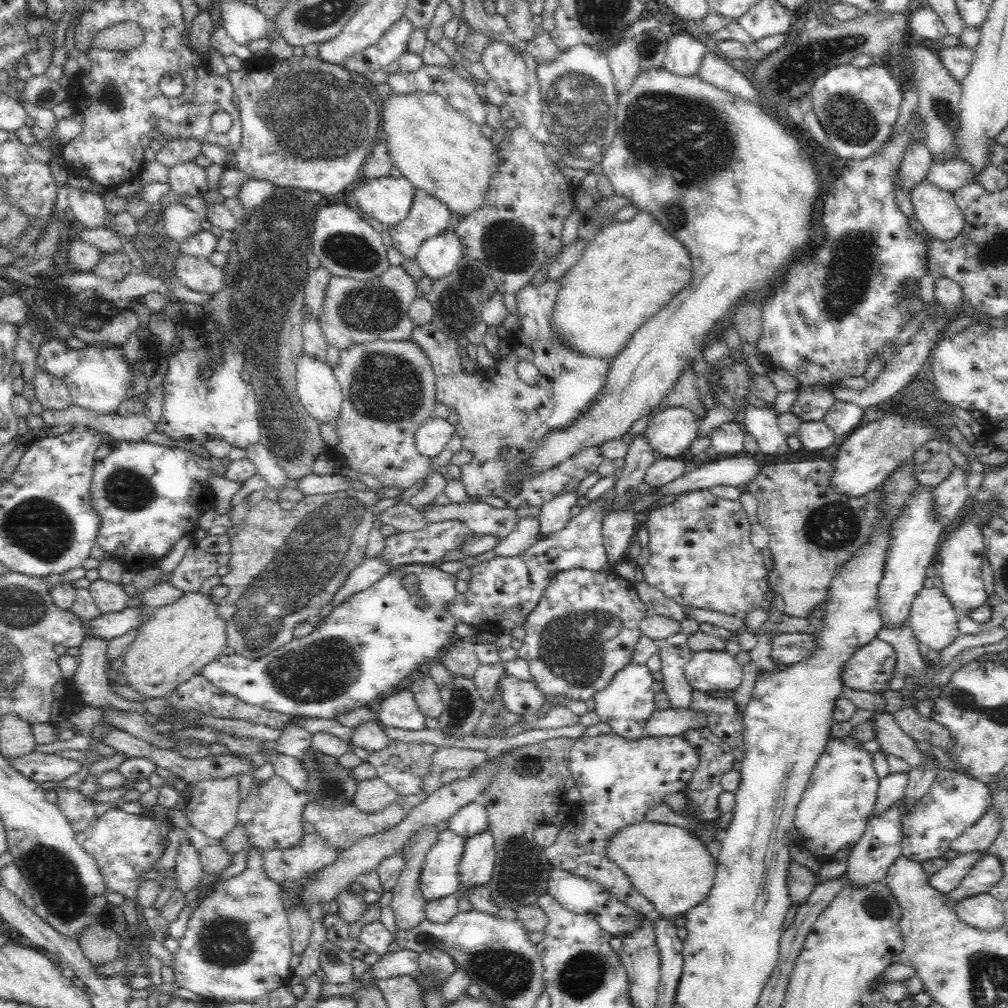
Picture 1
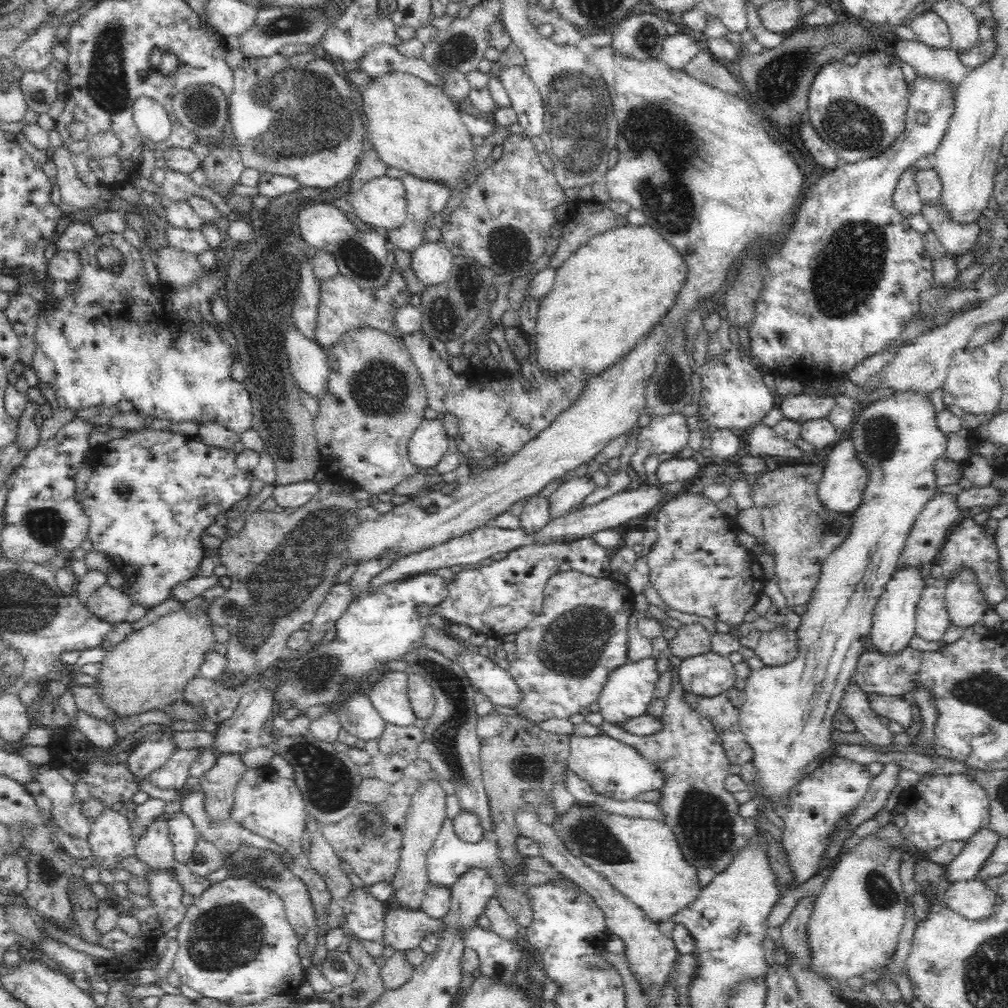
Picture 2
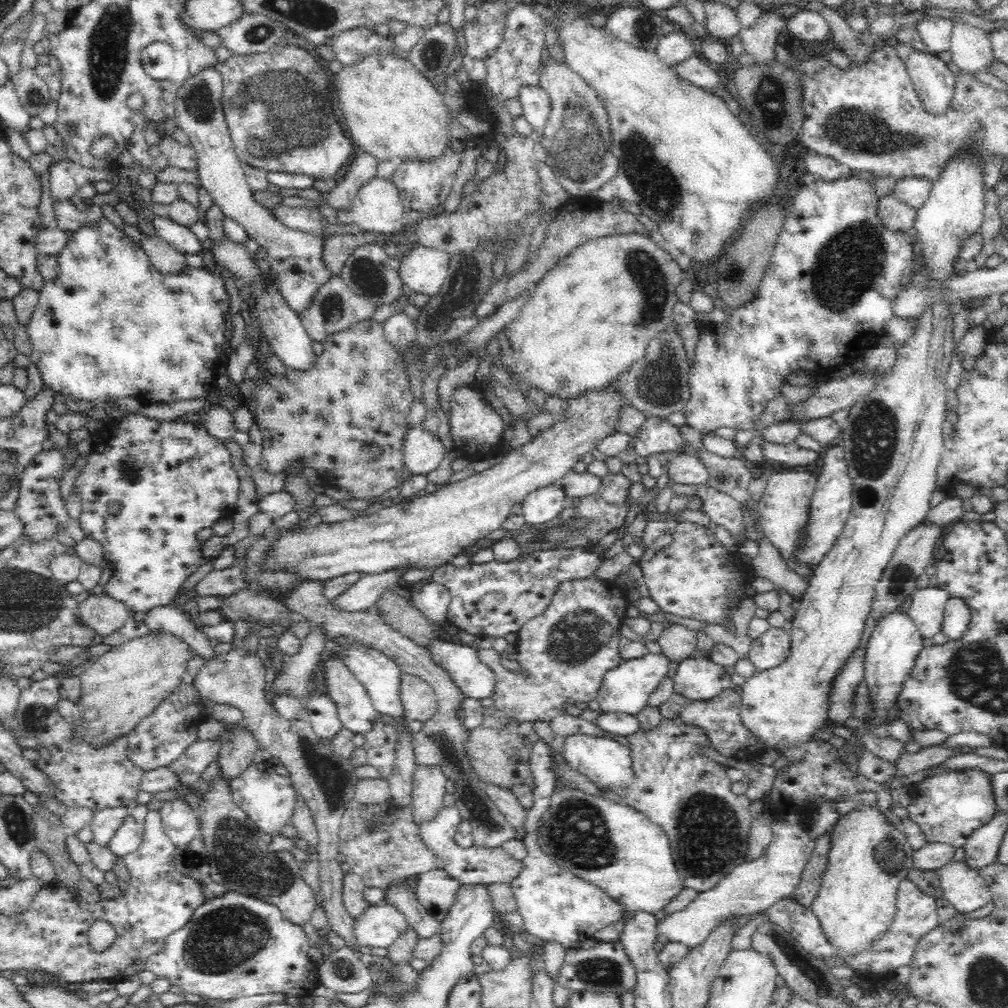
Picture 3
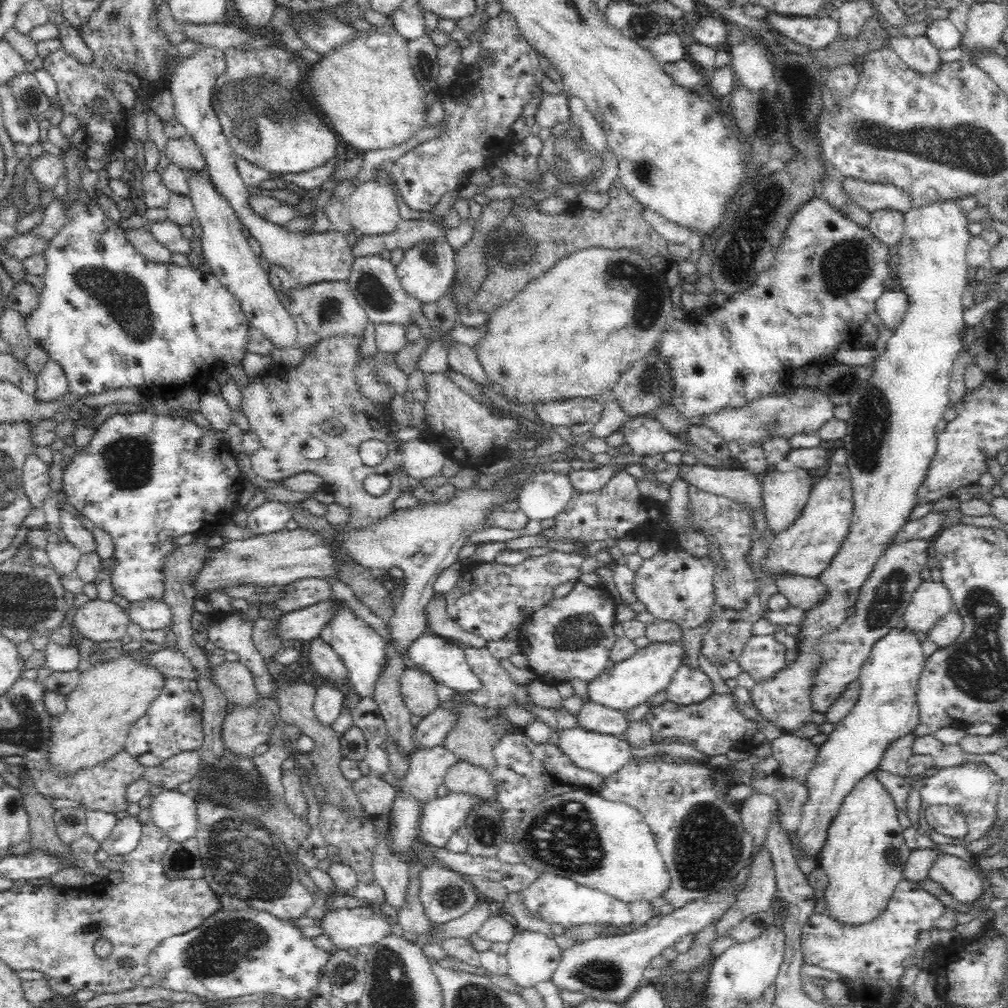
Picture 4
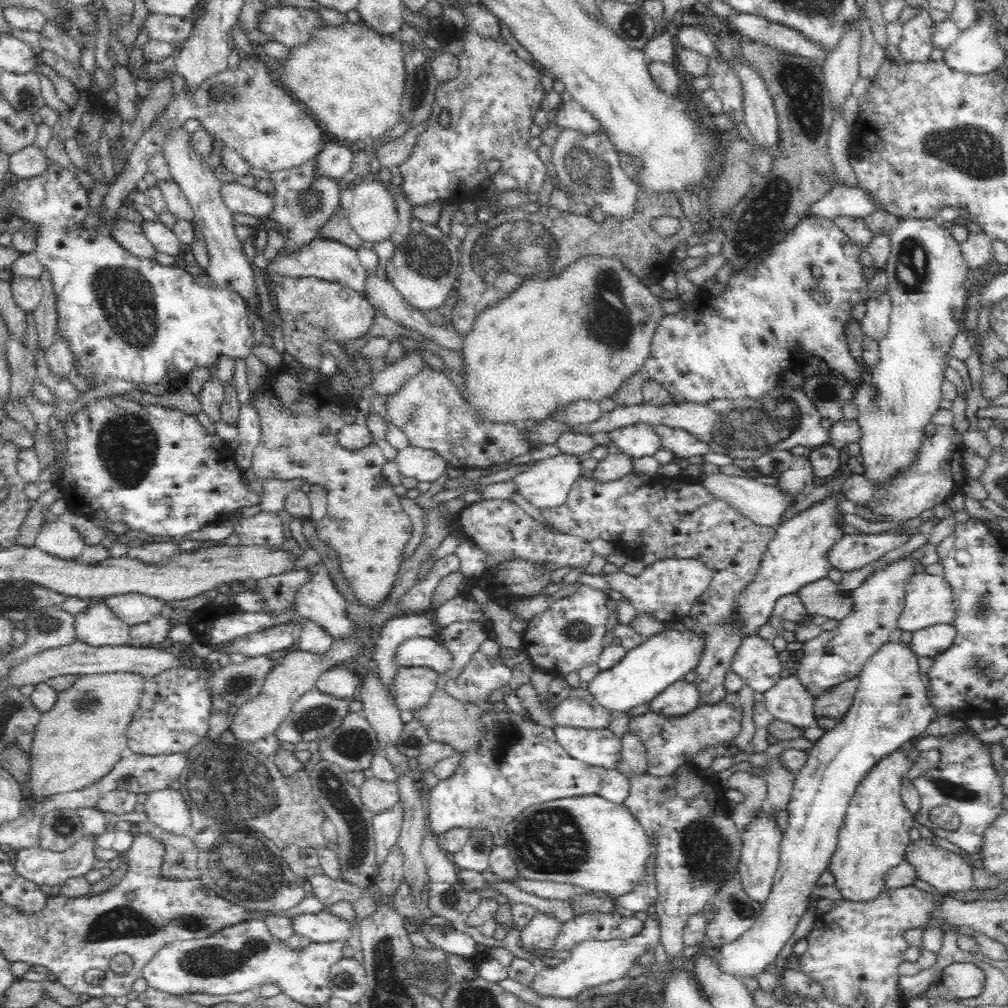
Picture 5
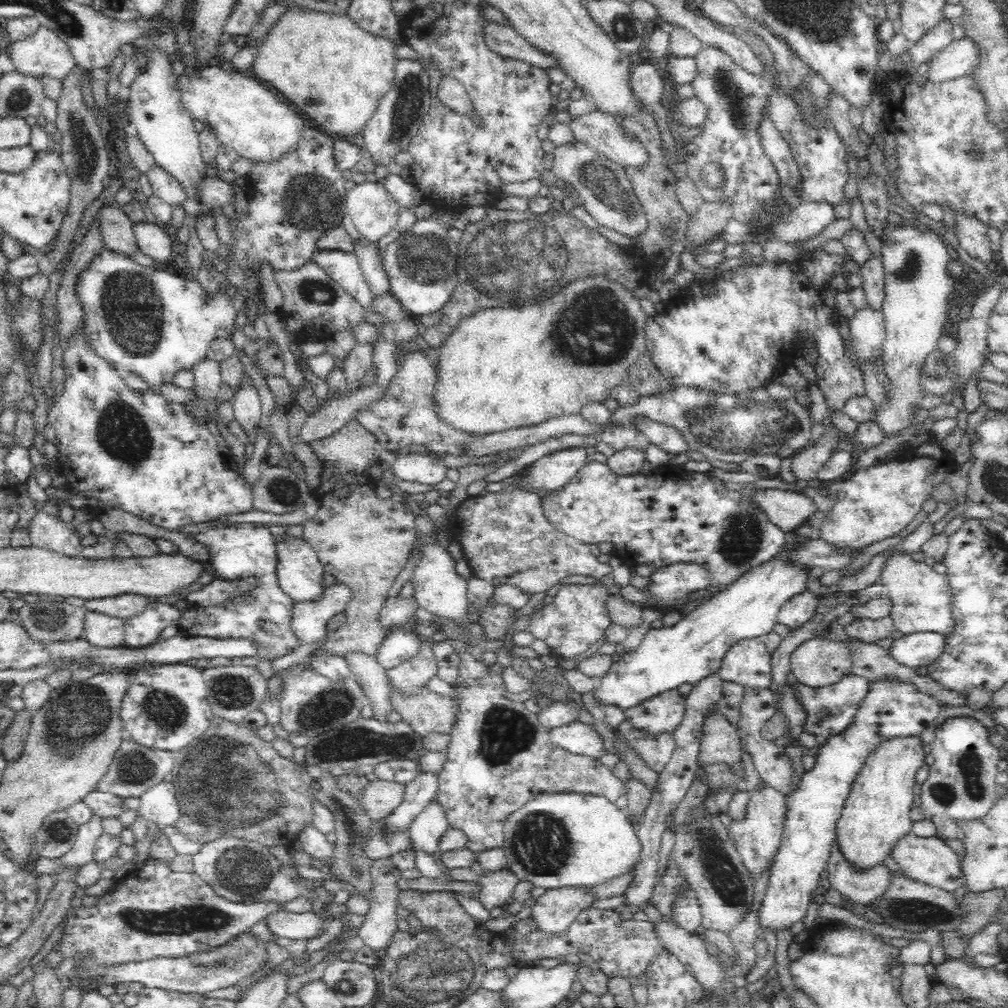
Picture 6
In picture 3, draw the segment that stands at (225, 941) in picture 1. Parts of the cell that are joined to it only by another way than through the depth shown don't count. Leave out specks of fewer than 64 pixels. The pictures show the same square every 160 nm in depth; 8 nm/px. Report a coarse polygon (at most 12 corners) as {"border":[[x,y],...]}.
{"border":[[227,890],[145,970],[190,998],[319,985],[302,925]]}

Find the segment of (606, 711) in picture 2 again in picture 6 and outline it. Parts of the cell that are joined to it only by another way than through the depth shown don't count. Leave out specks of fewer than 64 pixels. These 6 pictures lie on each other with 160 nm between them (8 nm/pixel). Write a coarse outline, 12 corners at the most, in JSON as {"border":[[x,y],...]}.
{"border":[[780,554],[612,662],[596,704],[624,710],[717,674],[806,590]]}

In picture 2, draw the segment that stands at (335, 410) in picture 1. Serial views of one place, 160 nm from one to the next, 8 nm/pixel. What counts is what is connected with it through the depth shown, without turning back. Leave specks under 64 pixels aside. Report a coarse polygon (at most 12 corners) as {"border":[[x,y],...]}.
{"border":[[294,326],[282,345],[300,391],[318,402],[328,392],[326,350]]}

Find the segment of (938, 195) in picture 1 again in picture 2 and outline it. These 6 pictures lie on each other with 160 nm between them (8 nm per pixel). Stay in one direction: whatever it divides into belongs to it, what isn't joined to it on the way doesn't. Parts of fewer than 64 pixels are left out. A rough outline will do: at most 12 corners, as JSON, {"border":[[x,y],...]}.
{"border":[[939,199],[923,202],[920,214],[951,254],[976,242],[980,227],[951,220]]}

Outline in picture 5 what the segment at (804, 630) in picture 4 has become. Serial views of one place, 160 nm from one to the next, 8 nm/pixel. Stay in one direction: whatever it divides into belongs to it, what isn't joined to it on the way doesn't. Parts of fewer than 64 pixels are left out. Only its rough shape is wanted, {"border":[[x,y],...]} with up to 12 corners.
{"border":[[899,219],[879,363],[854,393],[884,484],[941,409],[969,267],[940,219]]}

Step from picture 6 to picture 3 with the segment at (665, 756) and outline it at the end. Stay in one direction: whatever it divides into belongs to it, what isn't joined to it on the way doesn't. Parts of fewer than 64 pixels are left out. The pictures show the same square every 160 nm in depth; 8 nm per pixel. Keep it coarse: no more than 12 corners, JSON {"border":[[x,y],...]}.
{"border":[[733,687],[710,700],[677,692],[659,706],[666,720],[706,731],[723,757],[766,751],[740,719]]}

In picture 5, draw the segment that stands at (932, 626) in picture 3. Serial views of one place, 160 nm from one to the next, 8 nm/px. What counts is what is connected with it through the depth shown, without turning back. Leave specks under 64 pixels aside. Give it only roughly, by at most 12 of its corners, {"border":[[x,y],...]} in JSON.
{"border":[[910,573],[898,630],[953,625],[944,576]]}

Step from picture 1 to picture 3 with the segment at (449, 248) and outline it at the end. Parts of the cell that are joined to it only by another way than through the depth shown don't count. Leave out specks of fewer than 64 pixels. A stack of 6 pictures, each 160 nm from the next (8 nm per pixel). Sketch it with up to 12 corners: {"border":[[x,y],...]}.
{"border":[[415,245],[400,261],[411,291],[432,296],[449,271],[450,255]]}

